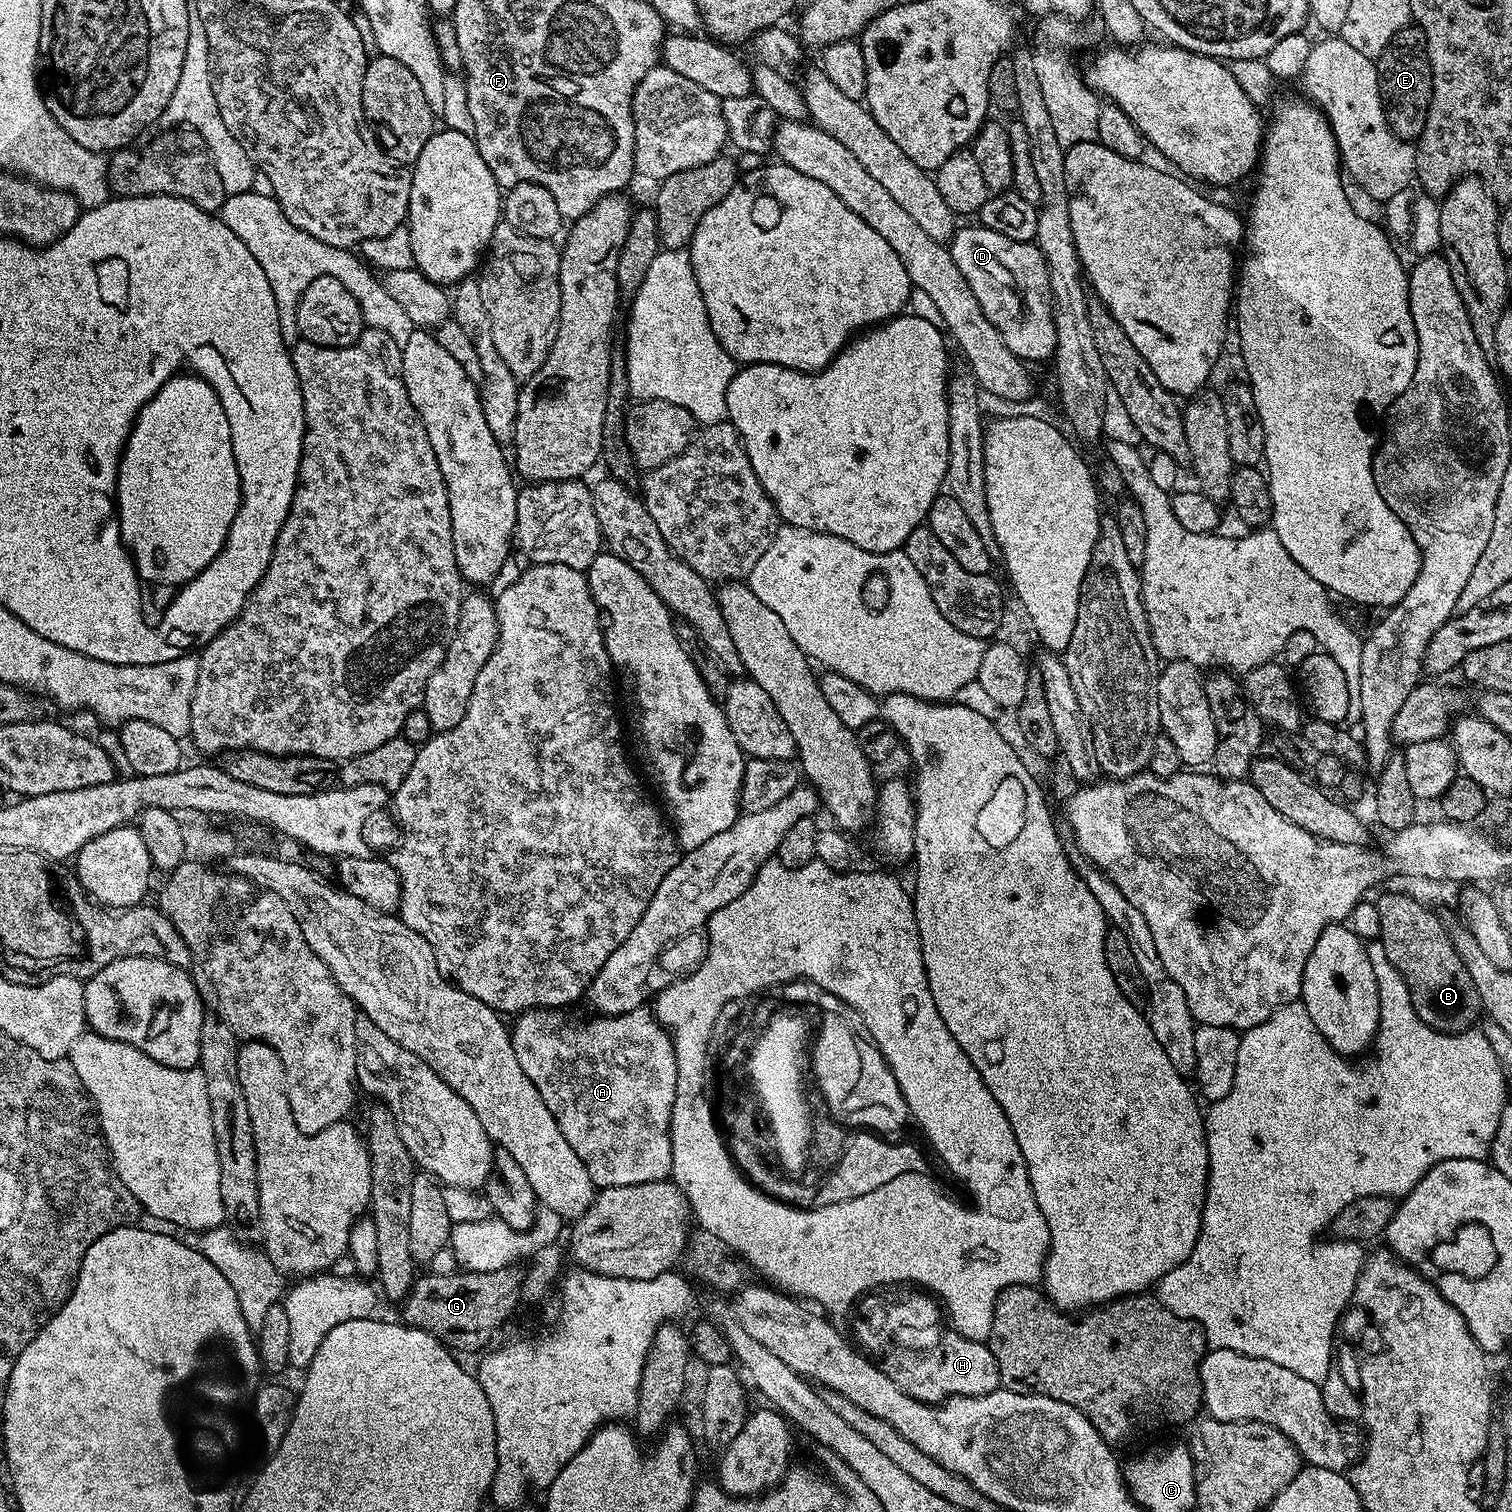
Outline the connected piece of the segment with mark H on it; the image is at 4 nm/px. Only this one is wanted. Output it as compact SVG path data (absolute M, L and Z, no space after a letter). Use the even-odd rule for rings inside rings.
M949 1334L942 1338L923 1355L915 1355L913 1352L896 1352L896 1355L888 1357L878 1366L887 1374L890 1382L894 1382L898 1390L902 1390L902 1394L910 1394L910 1398L921 1400L924 1404L943 1404L952 1396L985 1396L1001 1387L998 1362L994 1362L994 1354L988 1349L987 1343L971 1340L959 1334Z

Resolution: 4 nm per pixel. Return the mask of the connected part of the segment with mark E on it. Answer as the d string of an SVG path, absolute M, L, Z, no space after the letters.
M1405 28L1398 30L1398 34L1390 38L1390 46L1382 50L1375 63L1381 104L1390 131L1402 140L1417 136L1420 124L1423 124L1424 108L1428 106L1428 64L1424 64L1424 39L1420 39L1419 44L1412 44L1412 52L1408 52L1408 31Z

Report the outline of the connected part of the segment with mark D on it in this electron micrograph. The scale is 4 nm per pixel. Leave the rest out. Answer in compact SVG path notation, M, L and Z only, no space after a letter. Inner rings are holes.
M960 226L952 233L954 266L962 270L962 278L970 282L982 314L990 318L994 330L1002 334L1002 342L1010 346L1016 357L1025 362L1051 361L1056 354L1056 327L1048 267L1039 248L1035 243L1014 242L989 228L975 227Z

